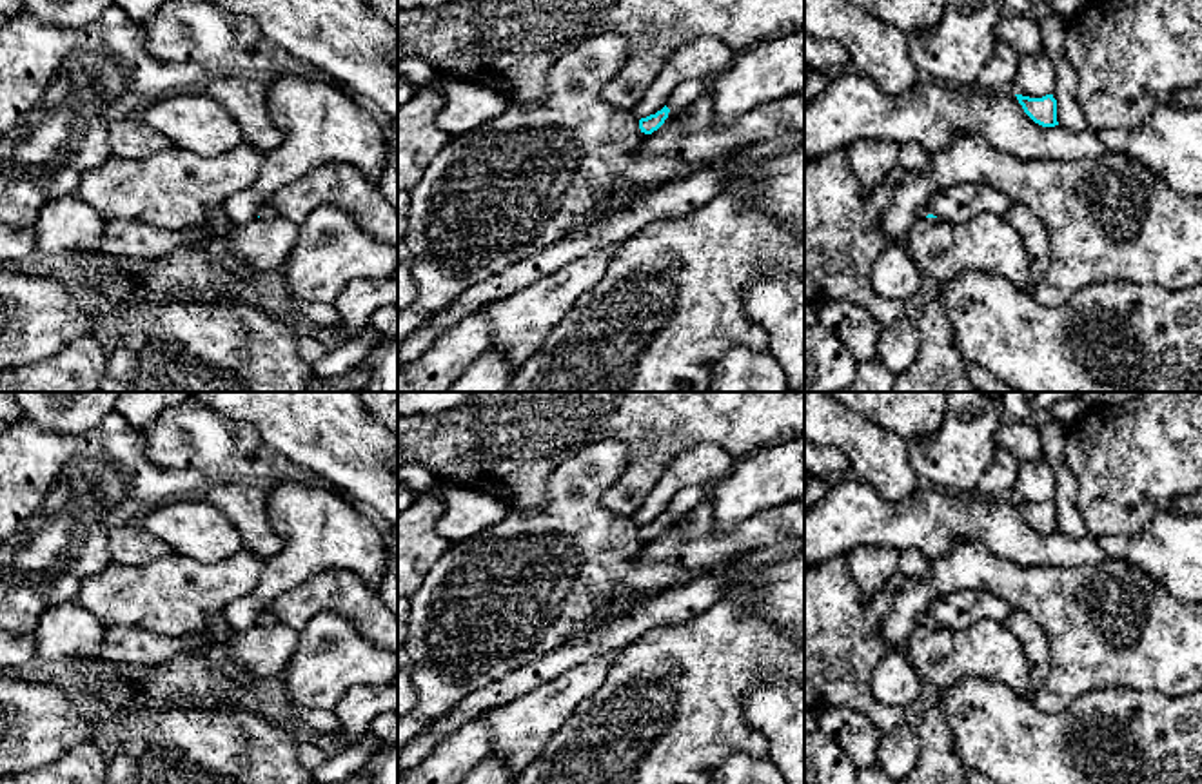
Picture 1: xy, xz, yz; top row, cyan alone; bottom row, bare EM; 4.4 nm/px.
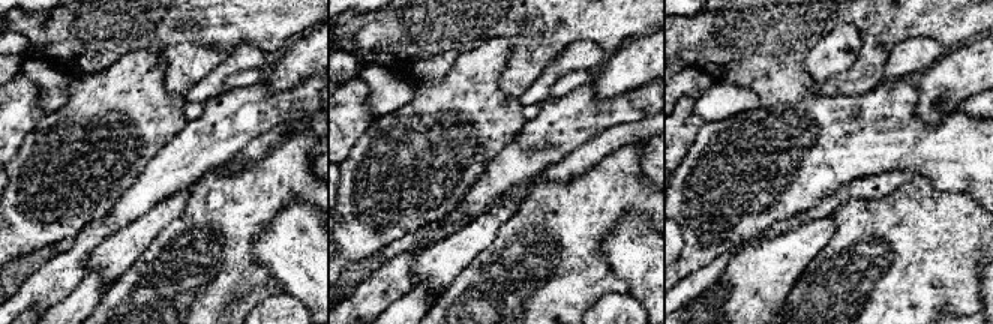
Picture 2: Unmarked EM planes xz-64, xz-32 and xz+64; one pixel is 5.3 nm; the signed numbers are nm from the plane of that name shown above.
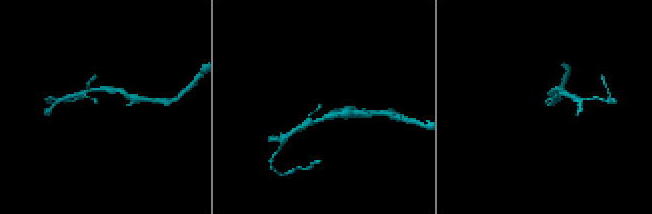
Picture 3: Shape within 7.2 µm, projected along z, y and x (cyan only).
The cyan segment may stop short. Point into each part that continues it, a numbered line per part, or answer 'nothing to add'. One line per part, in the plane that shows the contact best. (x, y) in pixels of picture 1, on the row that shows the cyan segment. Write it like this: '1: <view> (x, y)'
1: xz (687, 93)

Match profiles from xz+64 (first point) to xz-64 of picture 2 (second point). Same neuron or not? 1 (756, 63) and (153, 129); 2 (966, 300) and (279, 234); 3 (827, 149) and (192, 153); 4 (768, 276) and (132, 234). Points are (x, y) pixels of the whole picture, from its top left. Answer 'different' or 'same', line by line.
1: different
2: different
3: different
4: same

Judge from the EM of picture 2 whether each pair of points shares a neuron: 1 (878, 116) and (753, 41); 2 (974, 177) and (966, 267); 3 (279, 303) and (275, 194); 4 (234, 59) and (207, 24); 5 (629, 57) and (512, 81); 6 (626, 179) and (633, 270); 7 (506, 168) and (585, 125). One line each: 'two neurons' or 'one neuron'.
1: two neurons
2: two neurons
3: two neurons
4: two neurons
5: two neurons
6: two neurons
7: one neuron

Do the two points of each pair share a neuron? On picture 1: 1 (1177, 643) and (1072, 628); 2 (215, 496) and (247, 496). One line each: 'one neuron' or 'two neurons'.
1: one neuron
2: one neuron

